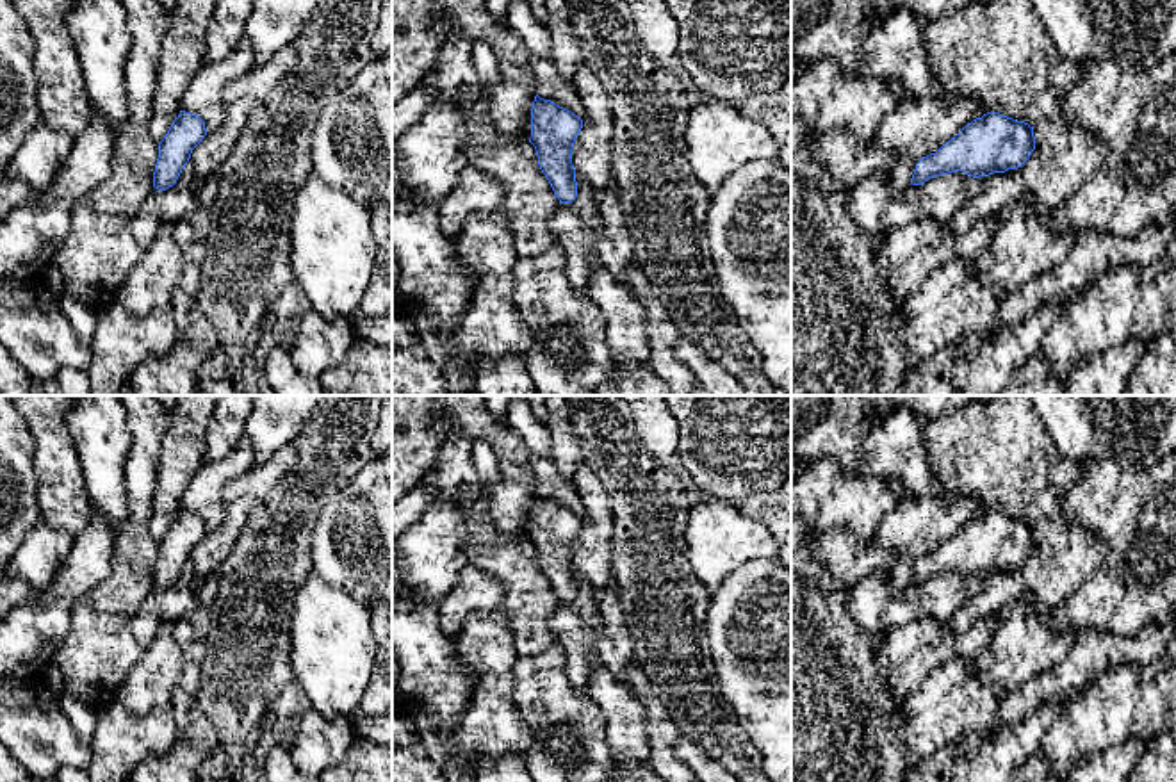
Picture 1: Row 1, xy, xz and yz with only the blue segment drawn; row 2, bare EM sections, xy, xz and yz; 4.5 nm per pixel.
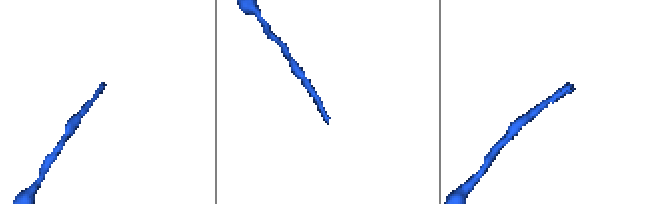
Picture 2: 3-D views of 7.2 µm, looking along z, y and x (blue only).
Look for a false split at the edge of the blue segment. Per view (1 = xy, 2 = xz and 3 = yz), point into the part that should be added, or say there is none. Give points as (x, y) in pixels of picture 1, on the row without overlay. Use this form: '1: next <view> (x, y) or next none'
1: next none
2: next none
3: next none

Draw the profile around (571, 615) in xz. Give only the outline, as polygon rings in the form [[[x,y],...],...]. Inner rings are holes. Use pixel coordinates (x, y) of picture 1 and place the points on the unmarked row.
[[[576,572],[576,581],[576,599],[559,602],[551,618],[551,629],[565,650],[565,673],[570,684],[584,691],[590,675],[590,654],[604,634],[593,586],[579,572]]]

